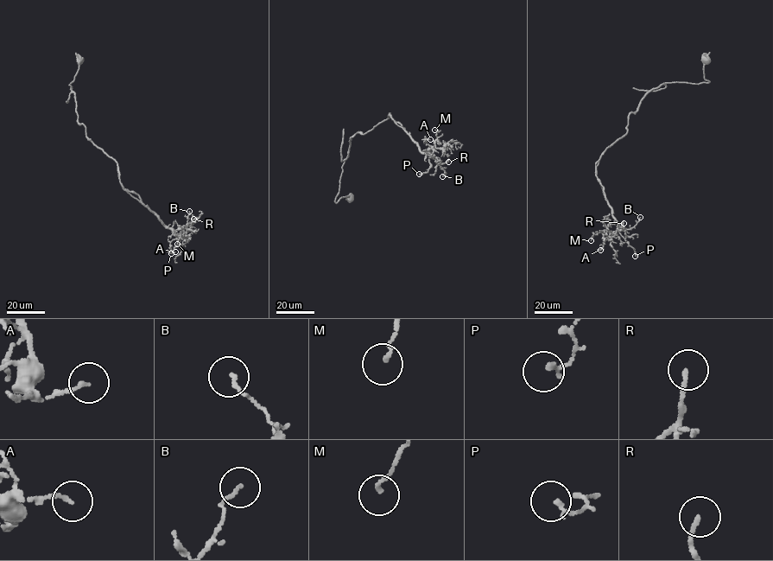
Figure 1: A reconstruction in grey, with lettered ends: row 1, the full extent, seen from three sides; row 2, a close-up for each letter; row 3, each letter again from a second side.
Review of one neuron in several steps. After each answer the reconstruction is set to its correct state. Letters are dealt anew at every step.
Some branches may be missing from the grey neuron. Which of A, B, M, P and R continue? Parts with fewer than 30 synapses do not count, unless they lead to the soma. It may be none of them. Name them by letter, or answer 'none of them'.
none of them

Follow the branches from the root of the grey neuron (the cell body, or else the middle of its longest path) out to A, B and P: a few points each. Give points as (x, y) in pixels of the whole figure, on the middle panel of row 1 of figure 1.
A: (350, 198), (335, 201), (357, 131), (389, 114), (422, 152), (430, 139)
B: (350, 198), (335, 201), (350, 138), (370, 130), (389, 114), (421, 151), (438, 162), (442, 176)
P: (350, 198), (335, 201), (350, 138), (357, 131), (370, 130), (389, 114), (429, 156), (429, 168), (419, 174)

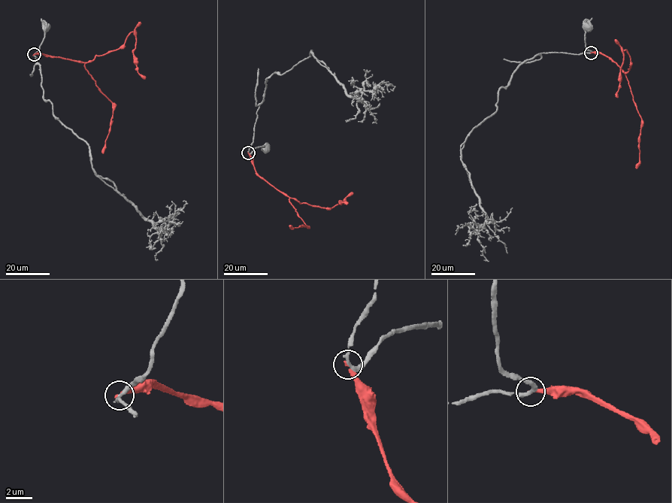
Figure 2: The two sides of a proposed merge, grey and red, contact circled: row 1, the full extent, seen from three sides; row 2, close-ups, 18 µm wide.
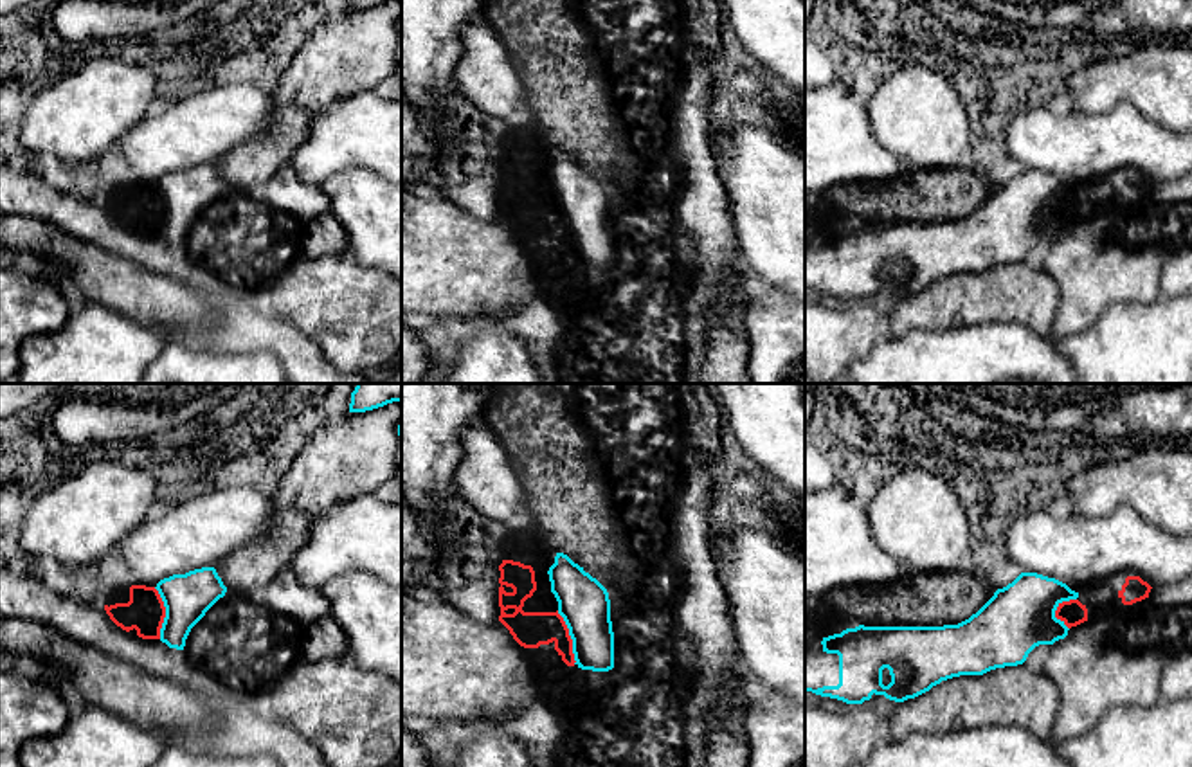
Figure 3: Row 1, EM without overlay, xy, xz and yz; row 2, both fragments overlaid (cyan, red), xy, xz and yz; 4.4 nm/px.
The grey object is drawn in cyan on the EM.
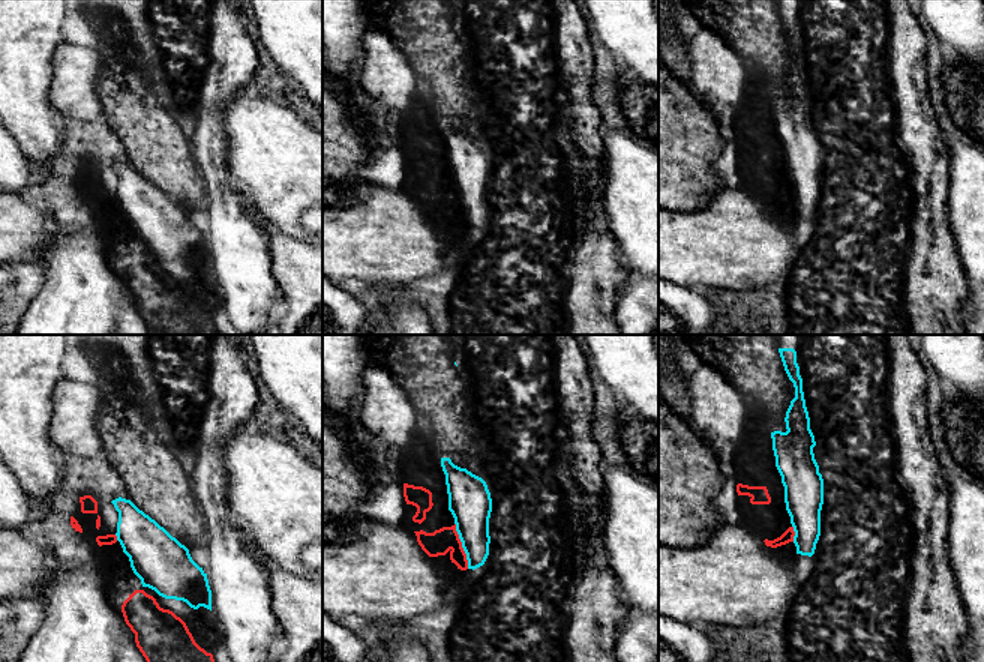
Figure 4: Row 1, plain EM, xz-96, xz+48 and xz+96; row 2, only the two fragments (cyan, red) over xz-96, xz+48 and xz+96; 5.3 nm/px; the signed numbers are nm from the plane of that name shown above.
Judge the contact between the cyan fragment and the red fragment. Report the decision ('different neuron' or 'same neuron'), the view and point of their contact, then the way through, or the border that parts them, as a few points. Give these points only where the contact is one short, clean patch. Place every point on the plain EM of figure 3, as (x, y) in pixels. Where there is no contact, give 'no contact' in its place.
different neuron; meets cyan in xz at (571, 234); border along xz (557, 207), (568, 225), (575, 260)

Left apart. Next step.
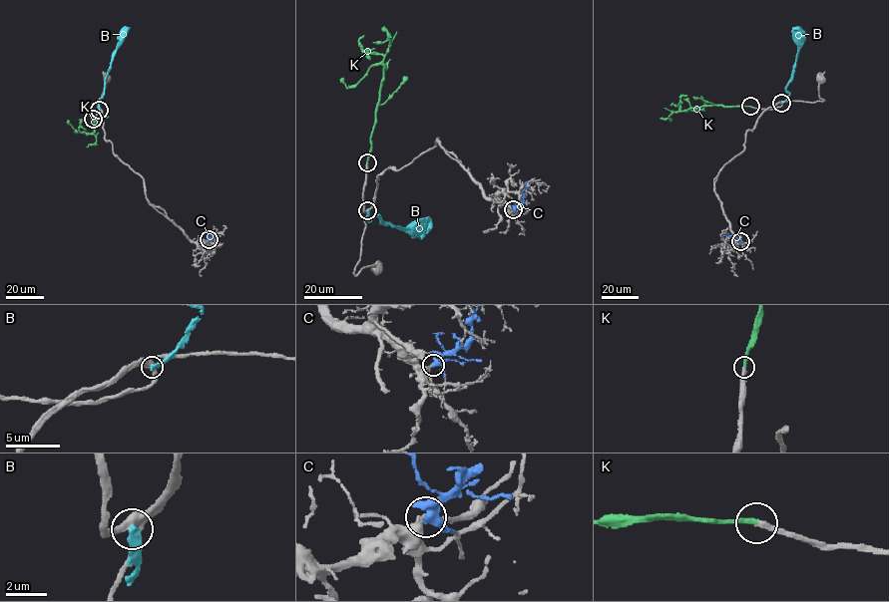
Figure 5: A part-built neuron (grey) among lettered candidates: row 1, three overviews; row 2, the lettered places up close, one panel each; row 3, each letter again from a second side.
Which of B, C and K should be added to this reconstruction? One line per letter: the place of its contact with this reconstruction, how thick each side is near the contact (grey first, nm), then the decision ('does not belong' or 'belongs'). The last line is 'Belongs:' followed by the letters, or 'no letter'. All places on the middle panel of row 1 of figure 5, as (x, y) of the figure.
B: meets grey at (367, 210); 360 nm thick on the grey side, 320 nm on the other; does not belong
C: meets grey at (513, 209); 190 nm thick on the grey side, 340 nm on the other; does not belong
K: meets grey at (367, 162); 240 nm thick on the grey side, 240 nm on the other; belongs
Belongs: K

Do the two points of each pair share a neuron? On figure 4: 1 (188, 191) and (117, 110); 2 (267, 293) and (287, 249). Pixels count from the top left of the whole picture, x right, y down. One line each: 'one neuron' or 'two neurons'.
1: one neuron
2: two neurons

